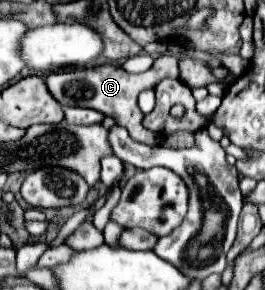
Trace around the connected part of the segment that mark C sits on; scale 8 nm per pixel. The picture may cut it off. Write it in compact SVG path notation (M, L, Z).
M163 54L163 56L155 58L155 64L147 72L141 72L141 74L125 72L117 64L103 64L103 66L95 66L95 68L57 70L57 72L51 72L45 76L45 86L61 106L81 106L81 108L99 110L105 116L115 118L119 126L127 128L133 140L155 146L155 144L159 144L159 138L155 132L151 132L143 126L143 112L137 106L137 96L143 90L155 88L165 78L179 78L177 60L171 54Z

